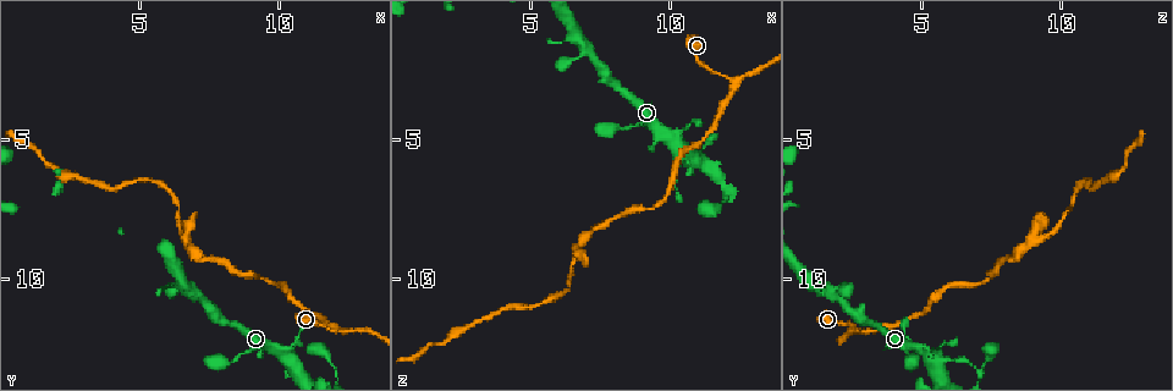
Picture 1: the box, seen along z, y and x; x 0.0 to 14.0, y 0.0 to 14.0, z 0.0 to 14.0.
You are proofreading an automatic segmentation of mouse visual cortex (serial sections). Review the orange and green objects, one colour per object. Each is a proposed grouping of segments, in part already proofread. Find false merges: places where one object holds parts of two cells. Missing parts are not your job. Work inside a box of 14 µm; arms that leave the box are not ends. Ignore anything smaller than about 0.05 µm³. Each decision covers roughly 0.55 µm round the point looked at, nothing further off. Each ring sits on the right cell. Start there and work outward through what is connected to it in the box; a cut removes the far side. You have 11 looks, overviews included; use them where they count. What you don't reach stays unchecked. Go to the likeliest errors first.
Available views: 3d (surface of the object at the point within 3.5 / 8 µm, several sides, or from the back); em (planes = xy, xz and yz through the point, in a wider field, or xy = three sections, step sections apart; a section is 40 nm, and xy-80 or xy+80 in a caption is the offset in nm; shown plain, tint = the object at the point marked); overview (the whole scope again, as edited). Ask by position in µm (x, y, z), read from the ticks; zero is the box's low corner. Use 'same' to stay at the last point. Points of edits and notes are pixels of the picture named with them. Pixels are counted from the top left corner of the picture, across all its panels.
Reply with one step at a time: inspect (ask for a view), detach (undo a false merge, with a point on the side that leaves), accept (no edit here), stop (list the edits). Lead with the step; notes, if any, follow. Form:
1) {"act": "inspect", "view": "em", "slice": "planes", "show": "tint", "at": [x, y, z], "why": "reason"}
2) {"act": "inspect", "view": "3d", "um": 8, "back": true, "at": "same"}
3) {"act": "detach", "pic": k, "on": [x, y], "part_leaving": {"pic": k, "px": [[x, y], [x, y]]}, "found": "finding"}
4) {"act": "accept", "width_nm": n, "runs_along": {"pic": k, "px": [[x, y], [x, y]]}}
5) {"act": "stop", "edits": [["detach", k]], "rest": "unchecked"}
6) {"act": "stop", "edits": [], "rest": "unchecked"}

{"act": "inspect", "view": "3d", "um": 3.5, "at": [12.2, 11.9, 2.9], "why": "three arms meet"}

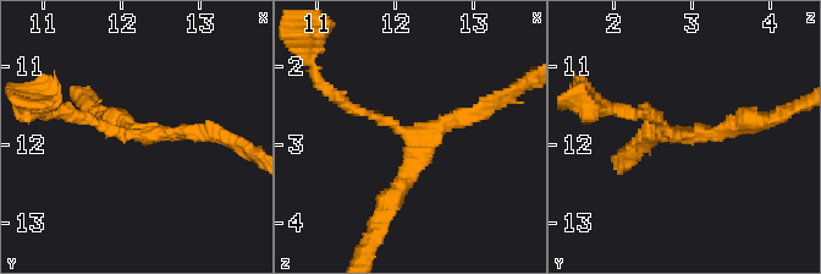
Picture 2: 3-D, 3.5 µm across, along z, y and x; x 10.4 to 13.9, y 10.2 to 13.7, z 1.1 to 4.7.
{"act": "inspect", "view": "em", "slice": "xy", "step": 1, "show": "tint", "at": [12.25, 11.90, 2.90], "arms": 3, "arm_widths_nm": [150, 200, 250], "why": "now the EM"}

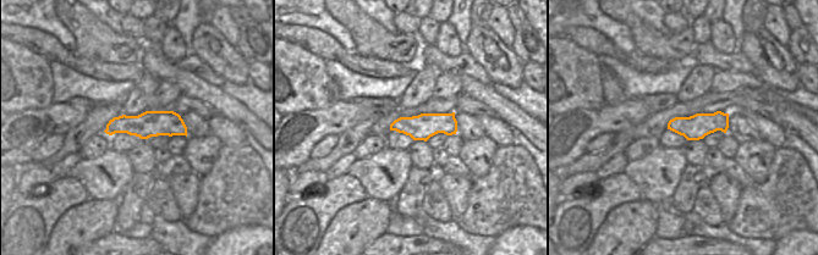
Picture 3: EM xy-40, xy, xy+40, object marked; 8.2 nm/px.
{"act": "inspect", "view": "em", "slice": "xy", "step": 2, "show": "tint", "at": "same"}

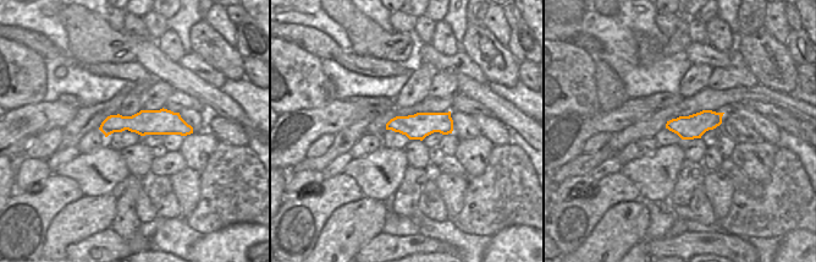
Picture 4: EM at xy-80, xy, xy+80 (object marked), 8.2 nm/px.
{"act": "accept", "width_nm": 220, "runs_along": {"pic": 2, "px": [[343, 102], [415, 143], [389, 206]]}, "found": "all the same cell"}

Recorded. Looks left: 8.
{"act": "inspect", "view": "3d", "um": 3.5, "at": [7.0, 10.5, 1.7], "why": "three-way junction"}

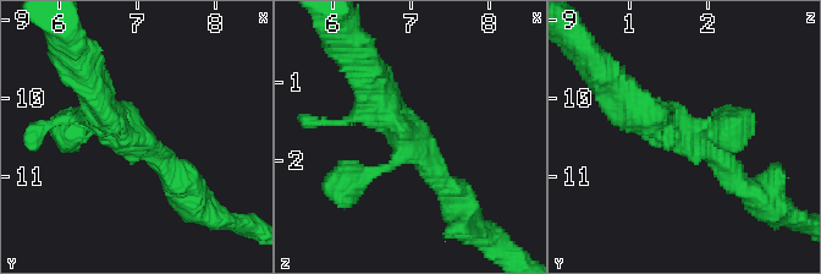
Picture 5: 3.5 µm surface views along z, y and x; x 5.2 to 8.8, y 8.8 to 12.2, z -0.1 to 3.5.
{"act": "accept", "arms": 3, "runs_along": {"pic": 5, "px": [[740, 185], [718, 154], [631, 102]]}, "found": "all the same cell"}

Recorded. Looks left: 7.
{"act": "inspect", "view": "3d", "um": 3.5, "at": [10.3, 10.5, 5.6], "why": "a narrow waist"}

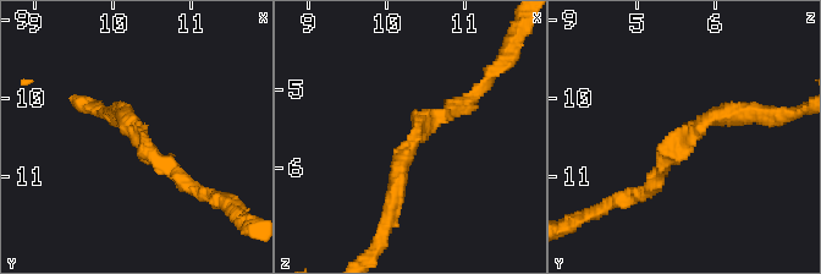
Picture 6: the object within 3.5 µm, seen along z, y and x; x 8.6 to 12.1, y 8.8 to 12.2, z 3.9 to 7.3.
{"act": "inspect", "view": "em", "slice": "xy", "step": 1, "show": "tint", "at": [10.30, 10.55, 5.70], "arm_widths_nm": [200, 200]}

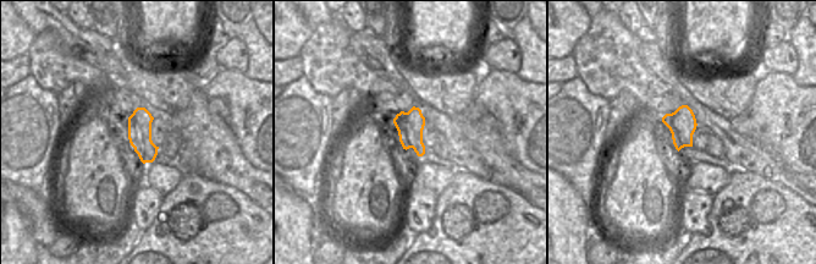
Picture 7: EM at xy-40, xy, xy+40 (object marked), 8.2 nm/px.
{"act": "inspect", "view": "em", "slice": "xy", "step": 5, "show": "tint", "at": "same"}

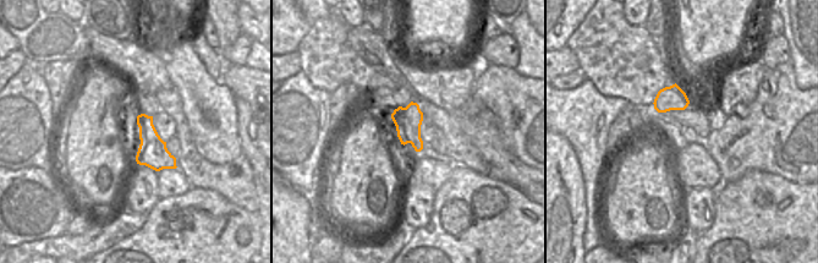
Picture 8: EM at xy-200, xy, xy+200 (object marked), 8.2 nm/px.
{"act": "accept", "runs_along": {"pic": 6, "px": [[648, 188], [704, 120], [754, 113]]}, "found": "continuous, no second cell"}

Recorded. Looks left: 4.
{"act": "inspect", "view": "em", "slice": "xy", "step": 2, "show": "tint", "at": [9.2, 10.0, 7.4], "why": "thin neck"}

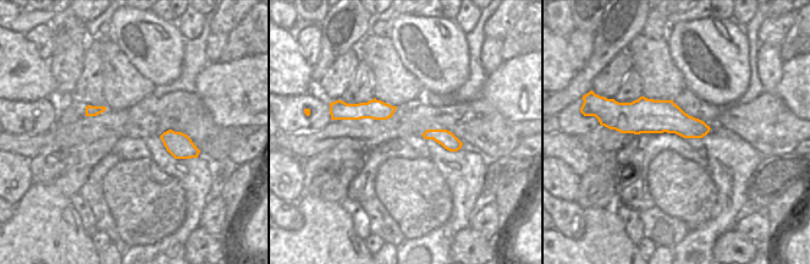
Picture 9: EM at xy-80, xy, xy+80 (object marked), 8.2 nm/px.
{"act": "inspect", "view": "3d", "um": 3.5, "at": "same", "why": "wider look"}

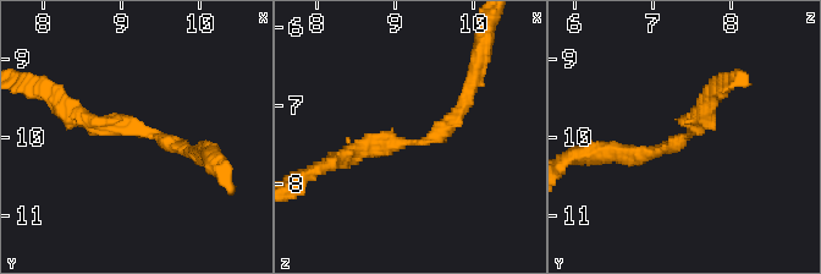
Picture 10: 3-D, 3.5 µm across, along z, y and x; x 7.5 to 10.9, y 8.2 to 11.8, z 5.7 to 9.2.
{"act": "accept", "runs_along": {"pic": 10, "px": [[466, 98], [428, 141], [339, 160]]}, "found": "one cell here"}

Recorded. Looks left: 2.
{"act": "stop", "edits": [], "rest": "unchecked"}

